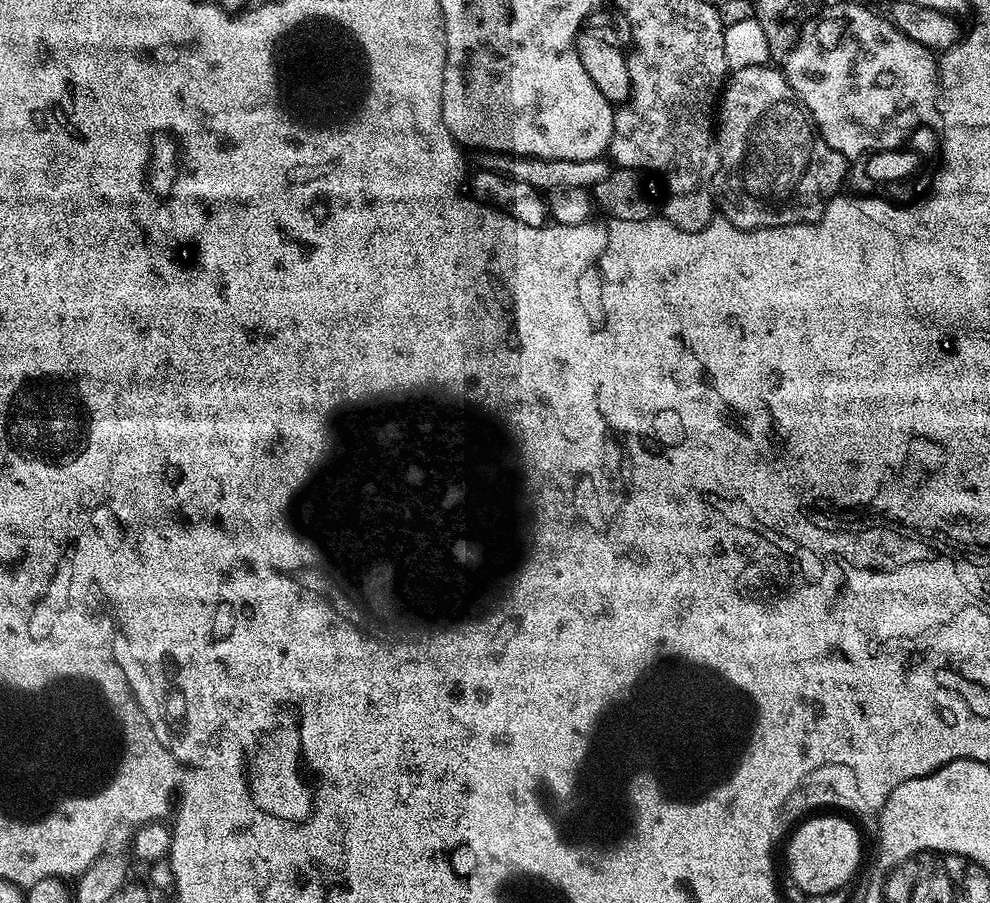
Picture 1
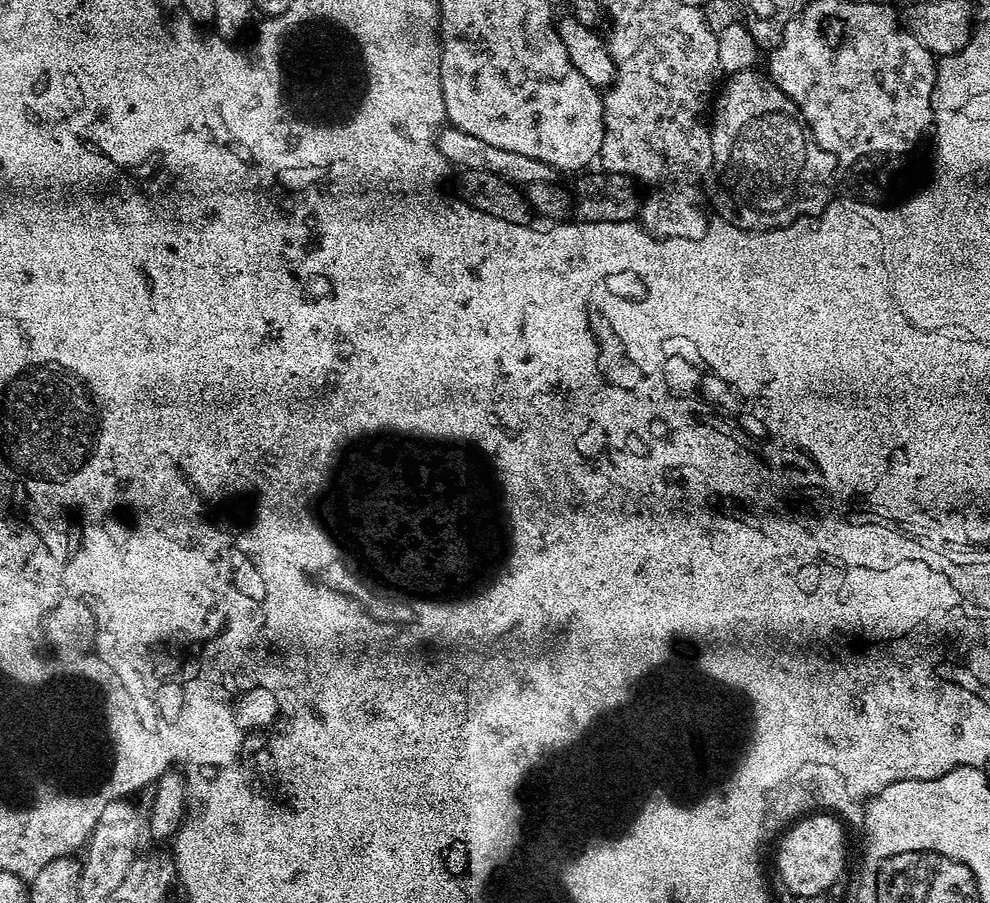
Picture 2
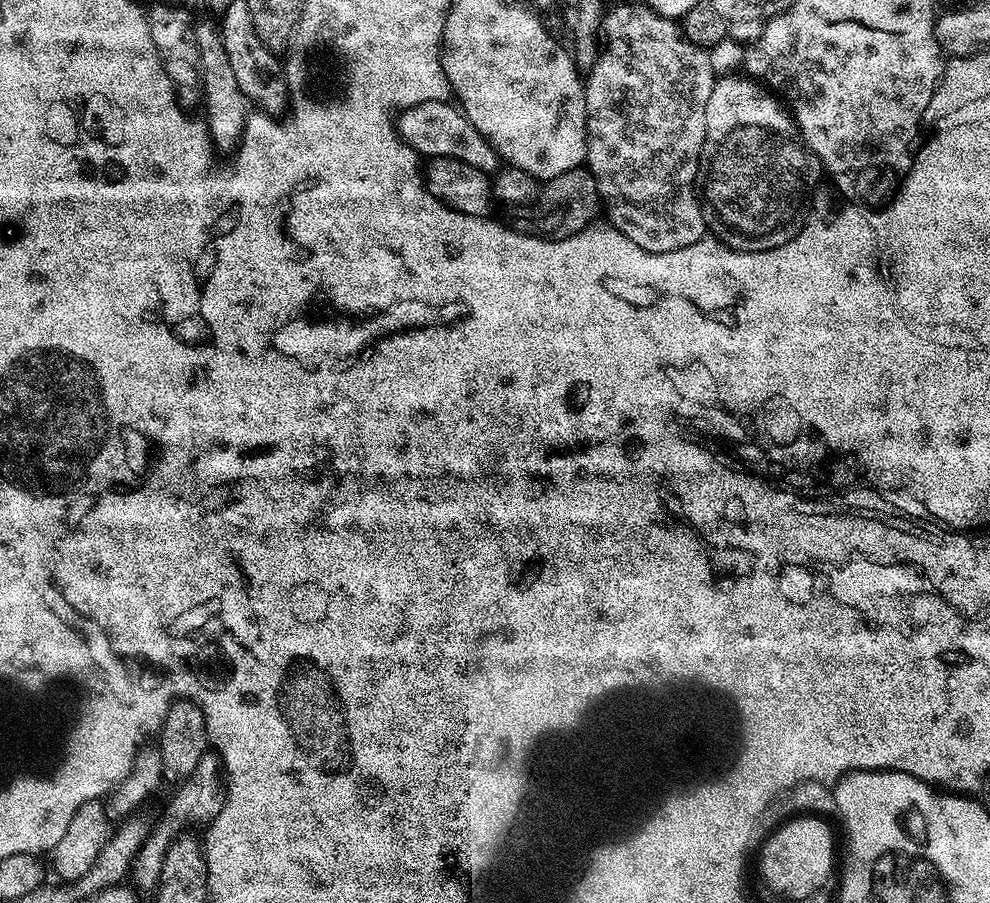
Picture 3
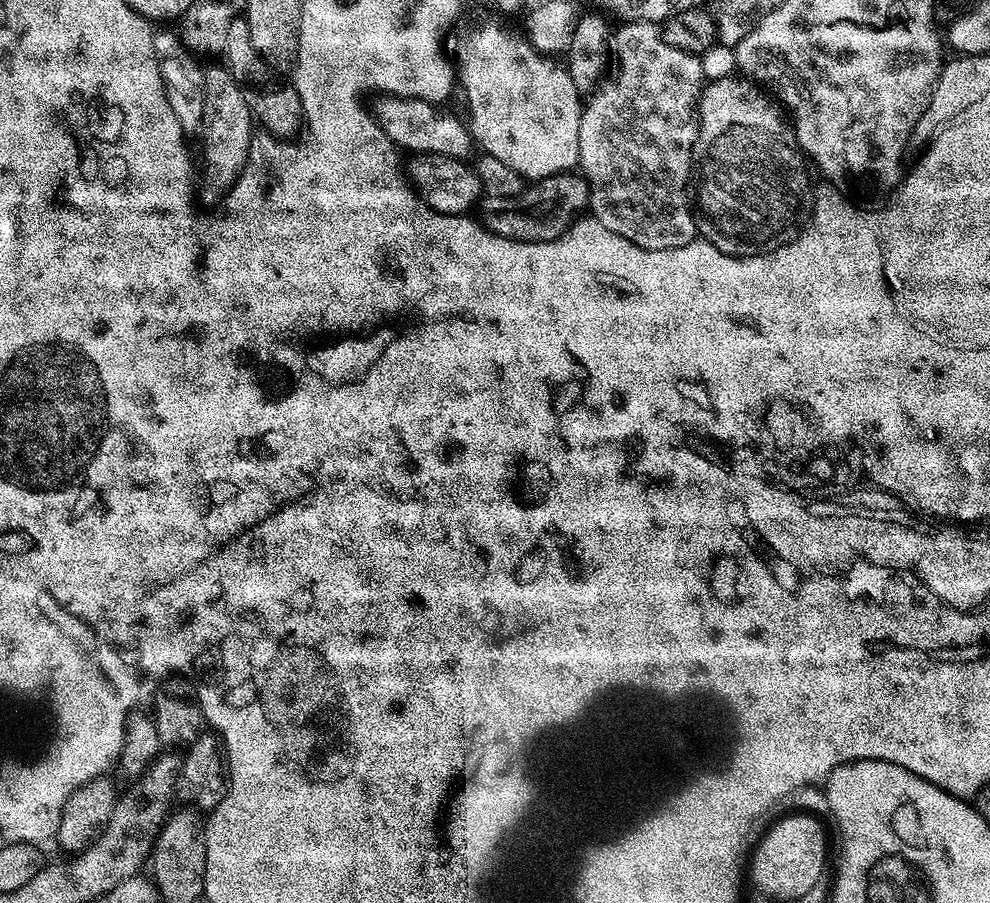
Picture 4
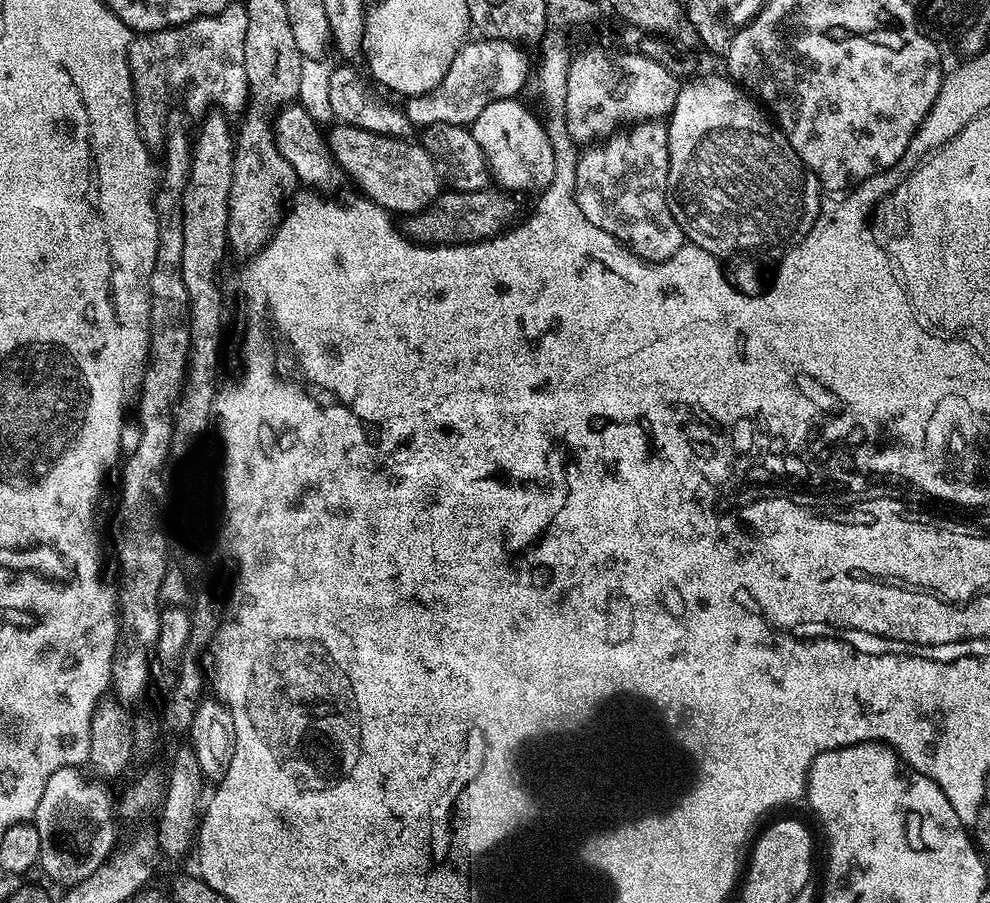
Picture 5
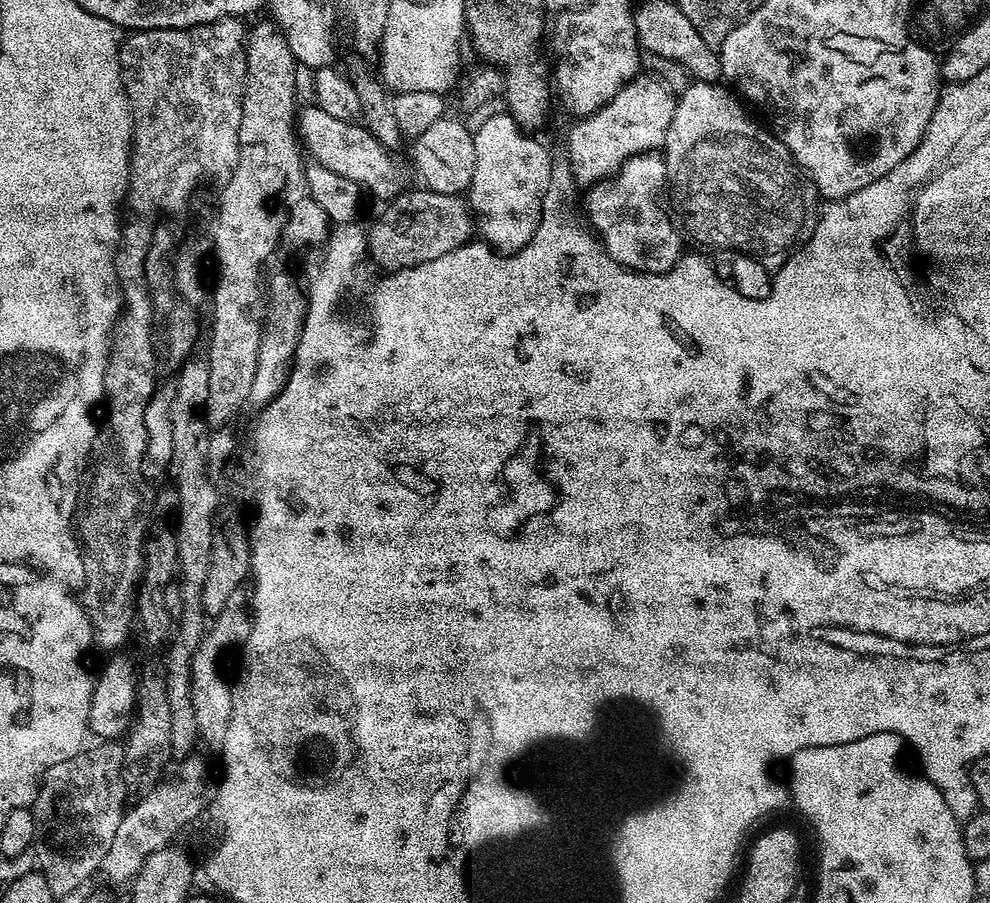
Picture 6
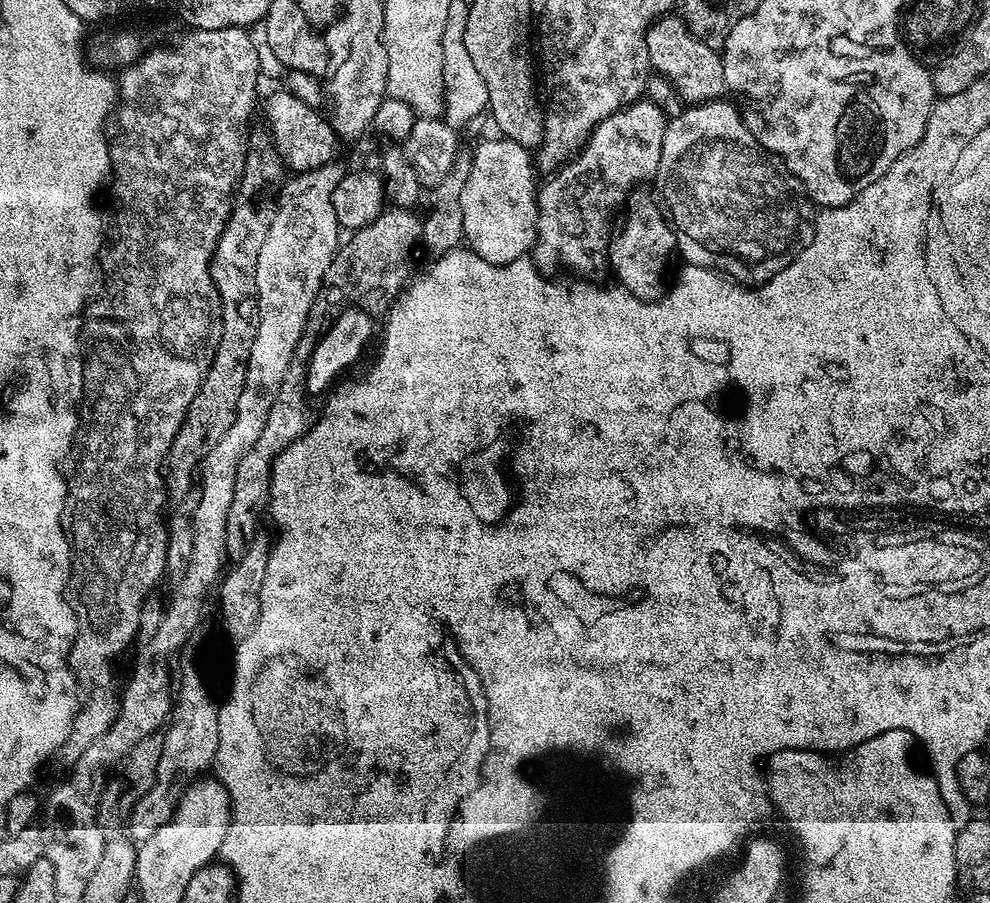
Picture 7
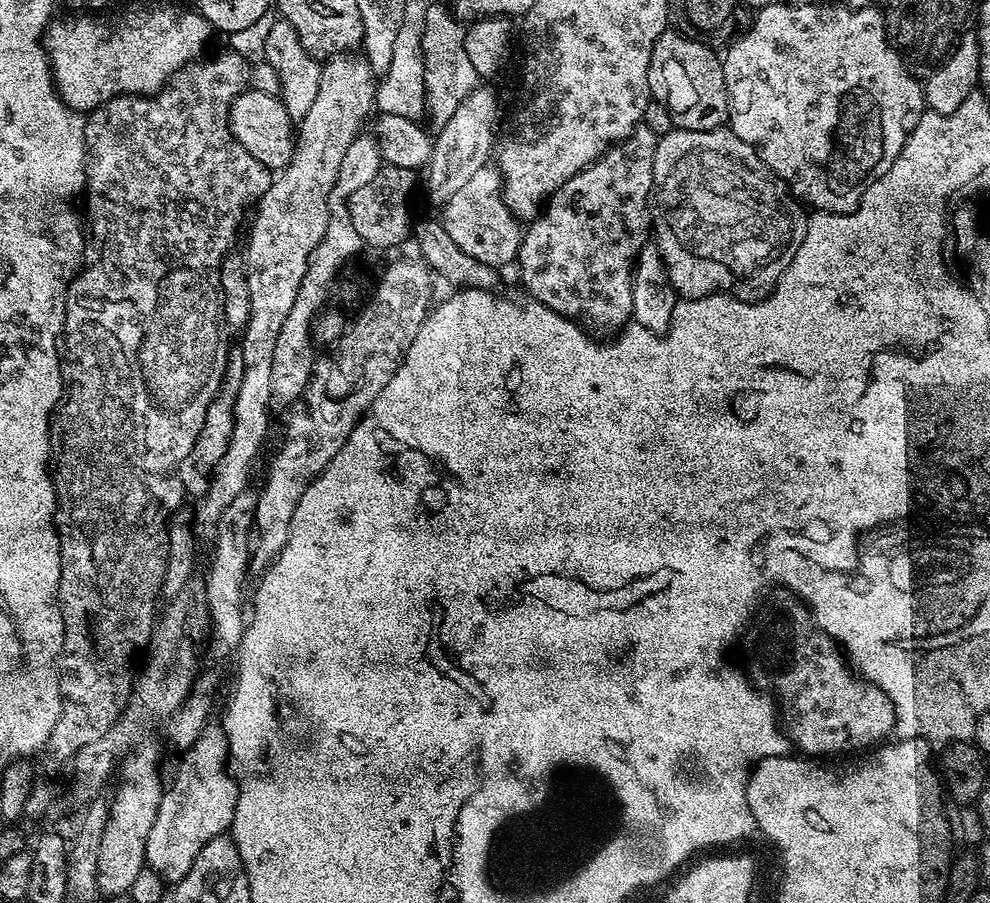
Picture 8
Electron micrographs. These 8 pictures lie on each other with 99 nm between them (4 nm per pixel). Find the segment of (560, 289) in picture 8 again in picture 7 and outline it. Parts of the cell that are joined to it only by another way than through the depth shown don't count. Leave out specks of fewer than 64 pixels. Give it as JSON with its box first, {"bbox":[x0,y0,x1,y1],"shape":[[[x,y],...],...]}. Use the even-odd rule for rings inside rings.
{"bbox":[530,98,669,278],"shape":[[[647,98],[629,104],[621,112],[615,112],[592,131],[583,148],[559,169],[549,175],[548,180],[539,185],[536,193],[538,210],[538,230],[536,244],[532,247],[530,259],[541,272],[556,274],[560,267],[569,268],[576,278],[600,278],[609,267],[608,248],[612,245],[614,224],[612,215],[627,201],[633,192],[644,183],[651,181],[662,162],[662,138],[666,138],[669,117],[662,114],[658,106]]]}

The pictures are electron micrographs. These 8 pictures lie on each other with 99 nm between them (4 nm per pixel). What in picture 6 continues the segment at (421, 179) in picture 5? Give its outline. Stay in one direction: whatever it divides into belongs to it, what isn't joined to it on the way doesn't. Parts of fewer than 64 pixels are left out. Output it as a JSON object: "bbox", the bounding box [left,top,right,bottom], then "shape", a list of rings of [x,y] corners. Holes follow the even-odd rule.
{"bbox":[298,106,404,202],"shape":[[[315,106],[301,107],[298,112],[298,136],[306,152],[306,147],[308,147],[308,152],[312,155],[311,159],[315,163],[326,166],[326,170],[334,170],[334,174],[342,174],[350,178],[350,182],[359,184],[367,195],[369,192],[370,195],[377,196],[380,202],[391,202],[401,195],[403,188],[400,187],[404,184],[404,176],[400,173],[400,164],[394,158],[396,156],[388,151],[386,146],[382,145],[363,123],[334,118],[326,114],[326,110]]]}

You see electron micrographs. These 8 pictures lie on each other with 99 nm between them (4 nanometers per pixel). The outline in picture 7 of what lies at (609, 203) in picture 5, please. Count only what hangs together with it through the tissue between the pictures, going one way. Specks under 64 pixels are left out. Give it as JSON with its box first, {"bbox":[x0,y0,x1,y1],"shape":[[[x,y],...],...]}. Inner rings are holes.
{"bbox":[608,190,678,300],"shape":[[[637,190],[628,197],[623,212],[624,225],[621,228],[619,225],[608,248],[610,272],[620,279],[617,280],[619,287],[632,292],[639,300],[659,300],[669,283],[668,263],[672,260],[672,252],[674,256],[678,248],[676,234],[664,217],[657,197],[647,196],[644,190]]]}

